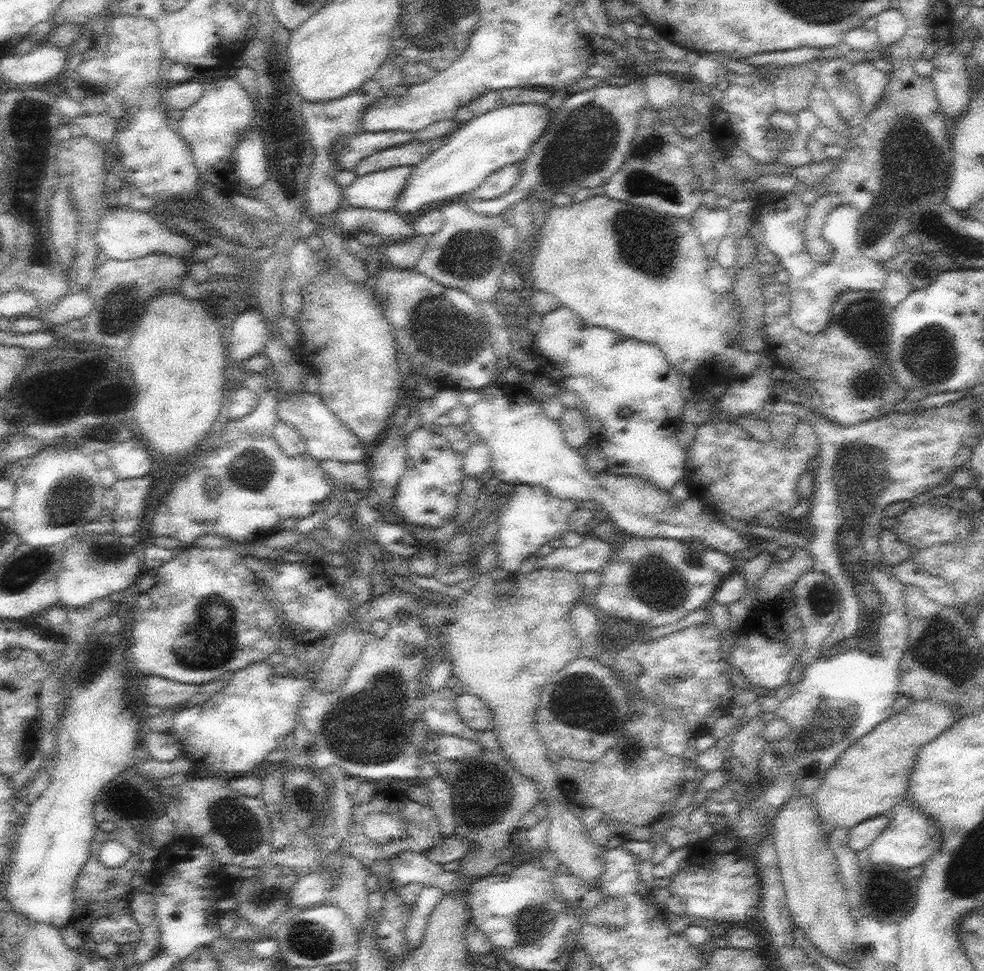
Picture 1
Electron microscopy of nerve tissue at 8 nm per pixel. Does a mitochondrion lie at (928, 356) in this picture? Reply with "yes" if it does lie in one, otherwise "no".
yes

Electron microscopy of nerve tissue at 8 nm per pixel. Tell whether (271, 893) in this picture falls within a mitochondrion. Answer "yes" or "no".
yes

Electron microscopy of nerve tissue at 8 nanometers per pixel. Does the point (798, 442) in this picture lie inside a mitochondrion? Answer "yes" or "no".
no

